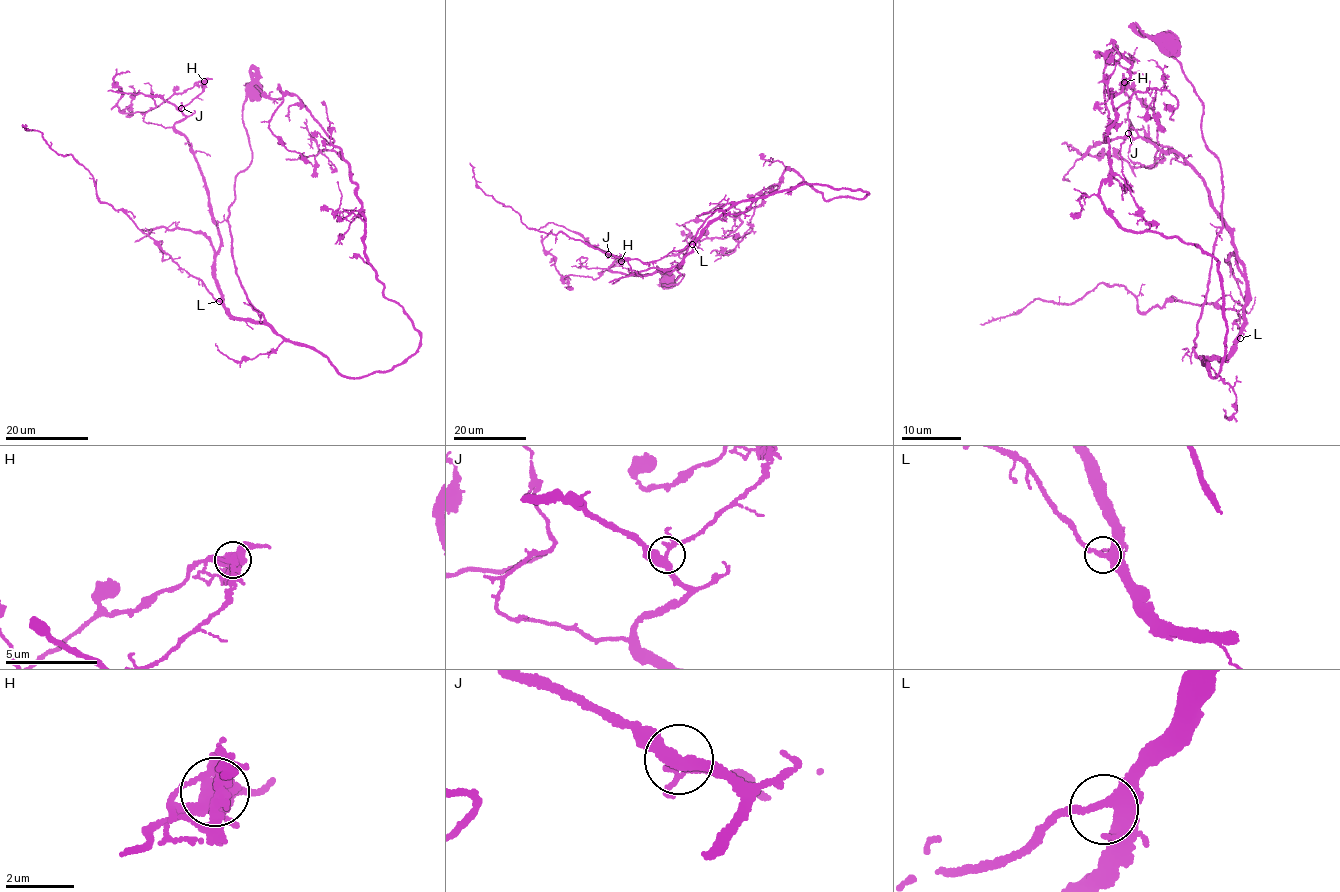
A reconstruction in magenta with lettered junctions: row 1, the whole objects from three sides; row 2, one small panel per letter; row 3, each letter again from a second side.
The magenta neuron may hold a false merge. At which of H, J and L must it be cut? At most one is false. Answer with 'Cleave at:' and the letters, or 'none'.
Cleave at: H

